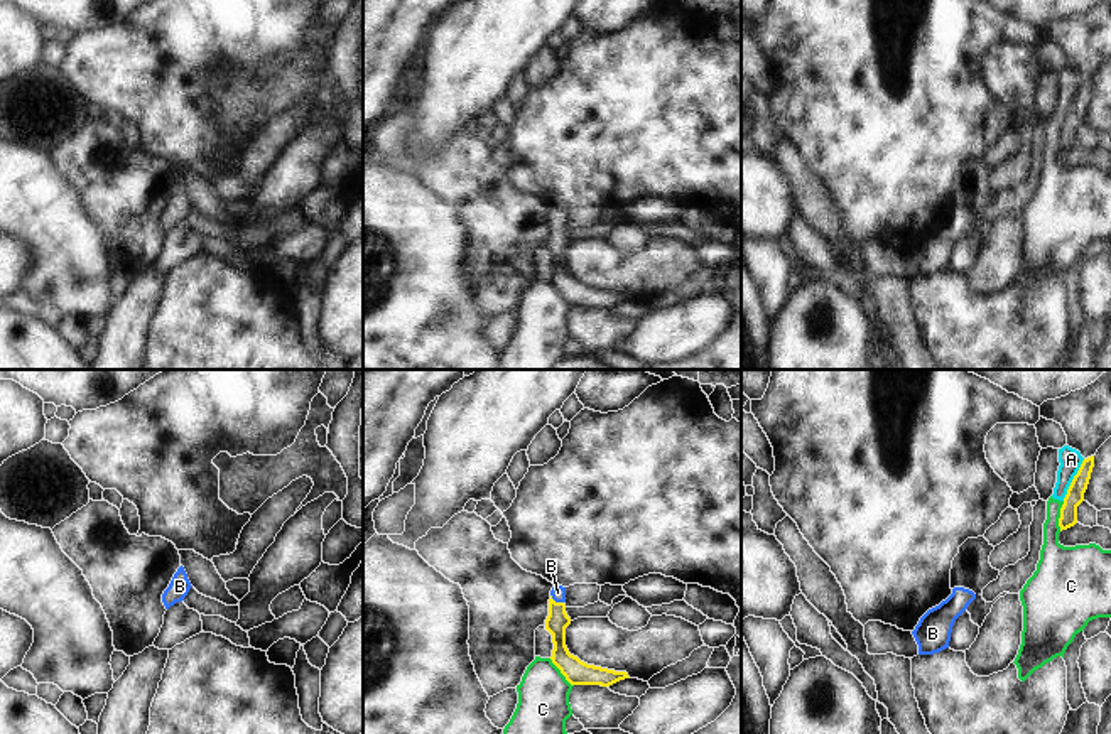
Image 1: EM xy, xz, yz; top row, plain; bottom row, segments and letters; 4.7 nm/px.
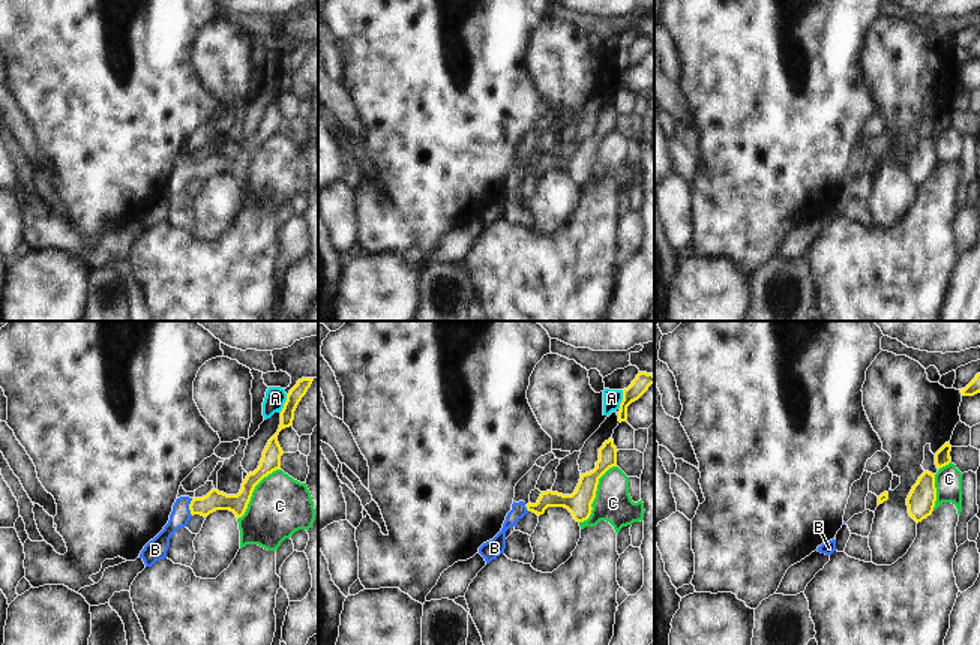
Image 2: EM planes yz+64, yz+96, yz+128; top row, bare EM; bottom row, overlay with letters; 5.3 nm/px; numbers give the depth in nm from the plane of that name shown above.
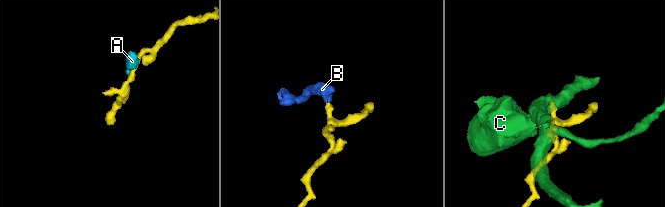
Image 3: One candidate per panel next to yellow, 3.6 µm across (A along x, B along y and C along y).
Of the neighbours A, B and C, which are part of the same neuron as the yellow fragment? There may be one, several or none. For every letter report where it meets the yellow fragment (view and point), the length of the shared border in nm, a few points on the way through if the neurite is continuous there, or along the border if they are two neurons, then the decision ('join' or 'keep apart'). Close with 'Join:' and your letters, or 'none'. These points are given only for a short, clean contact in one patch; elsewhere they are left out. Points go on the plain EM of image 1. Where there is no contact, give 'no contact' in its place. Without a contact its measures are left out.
A: yz (1073, 102) | 220 nm | along yz (1084, 81), (1062, 122) | keep apart
B: xz (554, 223) | 80 nm | across xz (558, 242), (554, 223), (558, 215) | join
C: yz (1061, 139) | 150 nm | keep apart
Join: B

